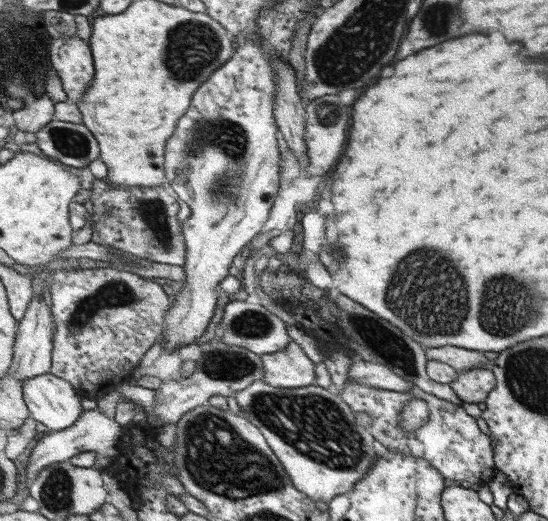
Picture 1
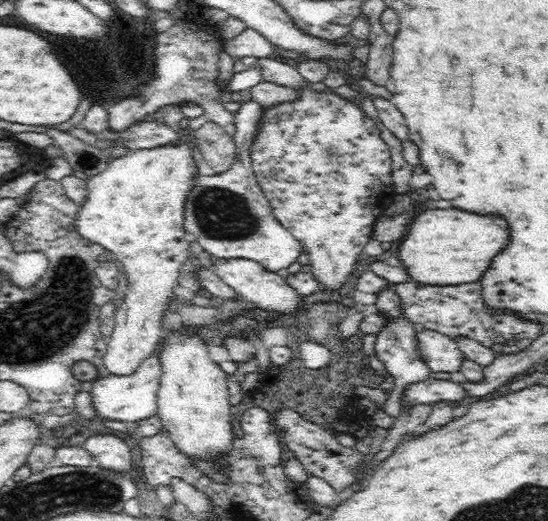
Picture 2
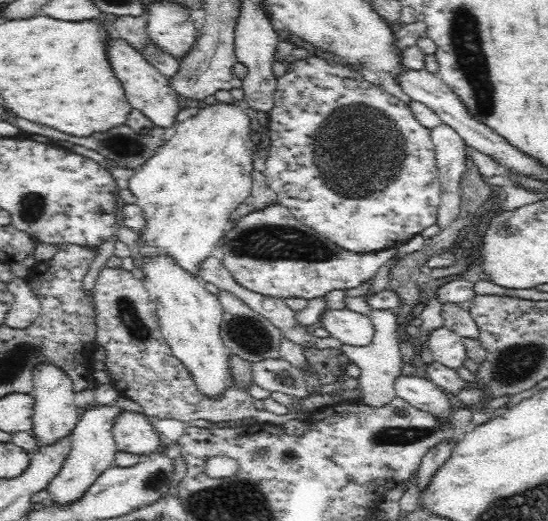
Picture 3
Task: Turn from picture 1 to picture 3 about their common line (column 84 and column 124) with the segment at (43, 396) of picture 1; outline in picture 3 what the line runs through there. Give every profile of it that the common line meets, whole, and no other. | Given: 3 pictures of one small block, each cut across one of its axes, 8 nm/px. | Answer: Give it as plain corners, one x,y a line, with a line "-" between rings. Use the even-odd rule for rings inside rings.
116,402
80,411
78,422
67,436
70,446
66,458
63,460
62,468
48,486
54,494
53,500
66,502
66,500
76,498
78,494
82,494
86,490
88,484
92,484
92,480
102,470
113,466
112,462
114,462
114,456
117,453
116,445
113,444
113,426
125,412
124,408
116,405

